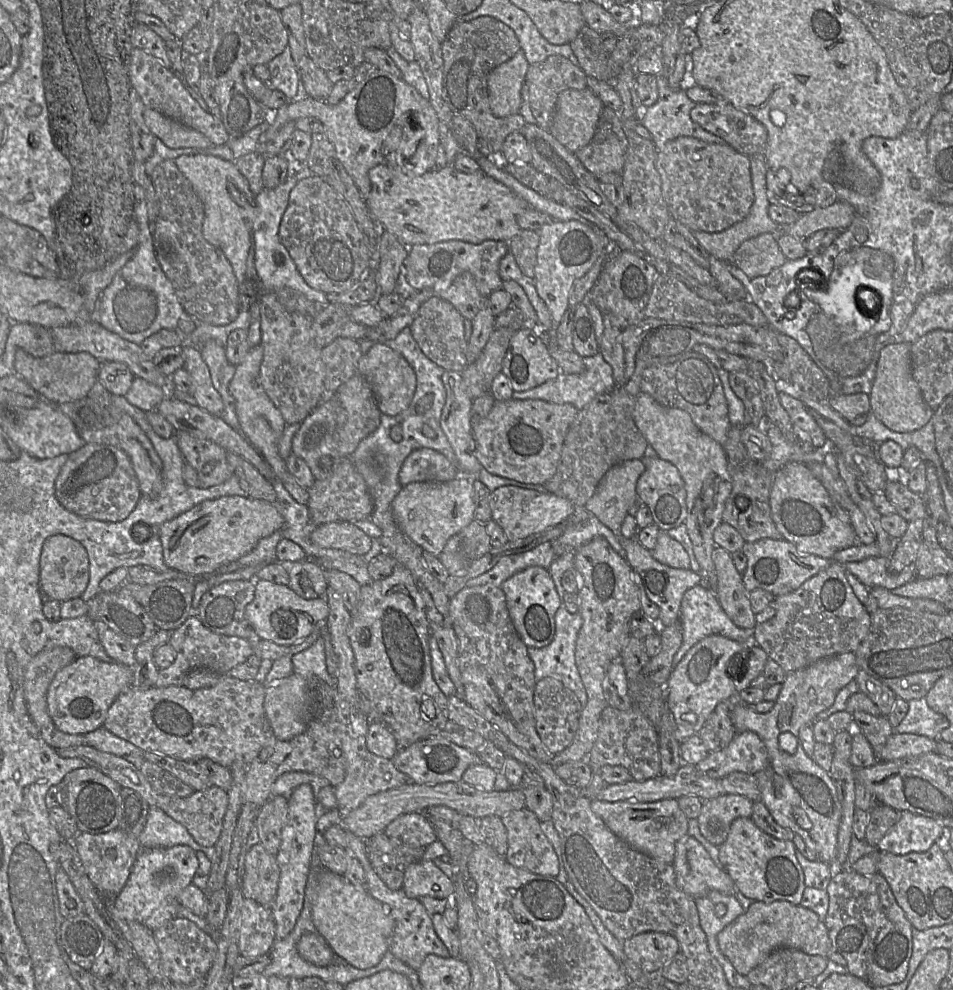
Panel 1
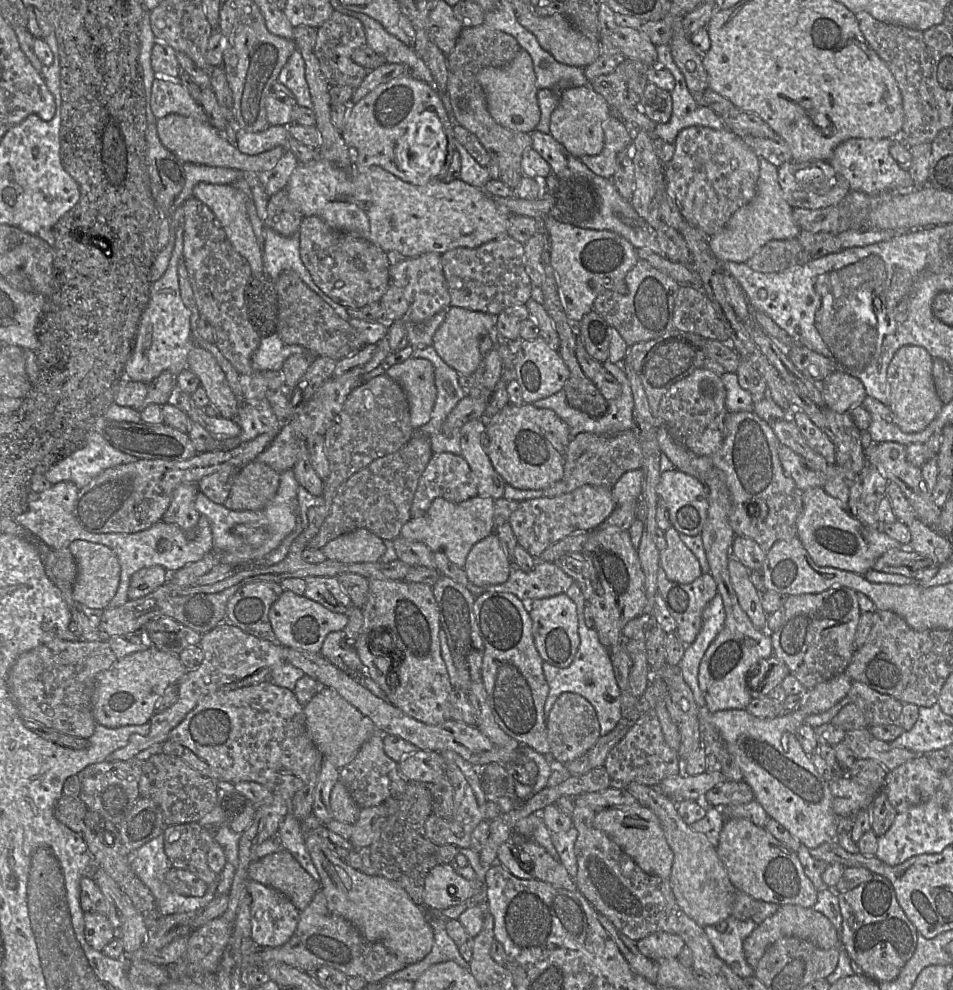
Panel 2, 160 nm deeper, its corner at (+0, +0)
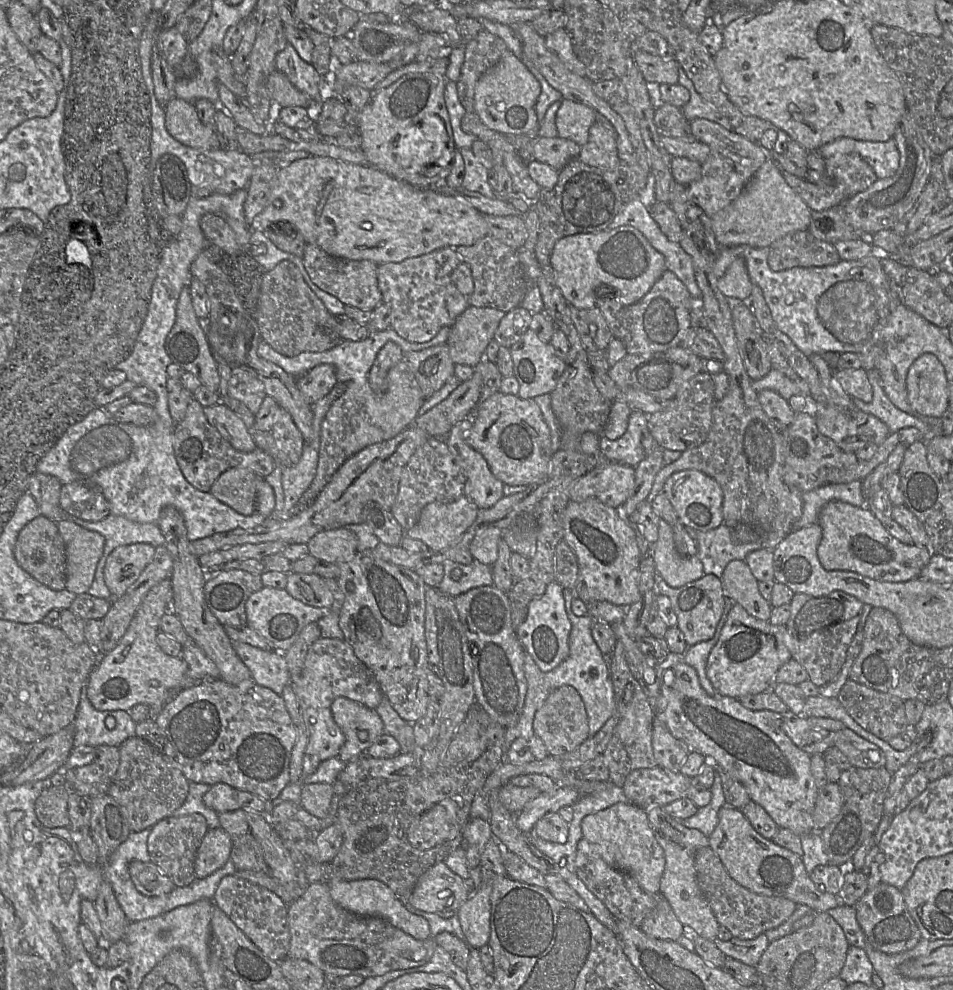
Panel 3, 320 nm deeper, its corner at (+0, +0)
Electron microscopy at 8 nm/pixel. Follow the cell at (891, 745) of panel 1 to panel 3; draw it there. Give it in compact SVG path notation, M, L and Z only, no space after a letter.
M848 728L835 732L834 746L848 758L851 766L864 769L885 766L881 749Z

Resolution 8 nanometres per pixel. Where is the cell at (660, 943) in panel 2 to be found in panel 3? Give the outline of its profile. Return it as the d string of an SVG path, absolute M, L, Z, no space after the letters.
M663 897L643 920L640 929L650 937L669 941L678 941L685 933L685 927L675 916L669 902Z

